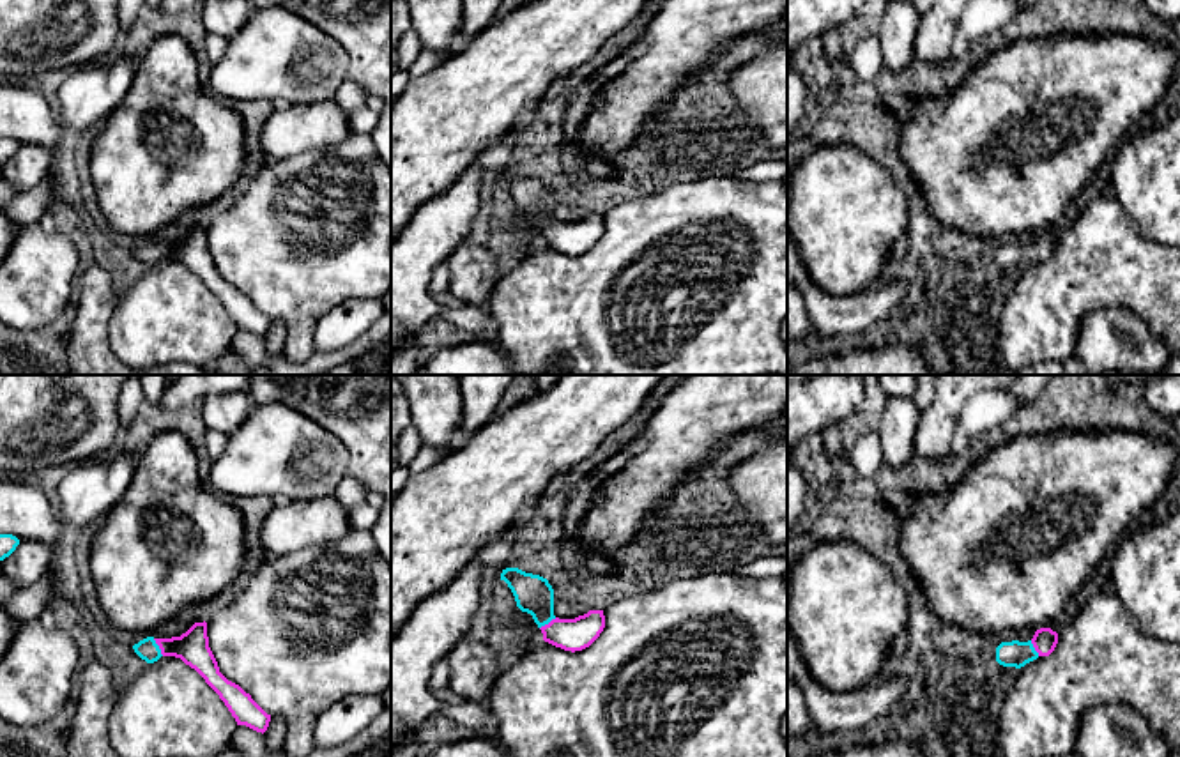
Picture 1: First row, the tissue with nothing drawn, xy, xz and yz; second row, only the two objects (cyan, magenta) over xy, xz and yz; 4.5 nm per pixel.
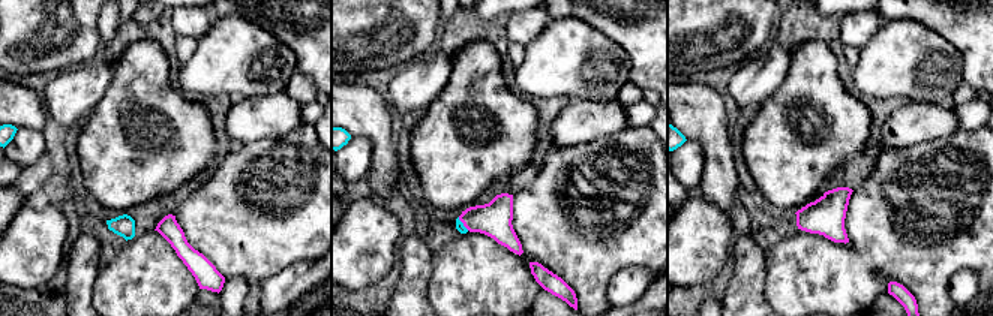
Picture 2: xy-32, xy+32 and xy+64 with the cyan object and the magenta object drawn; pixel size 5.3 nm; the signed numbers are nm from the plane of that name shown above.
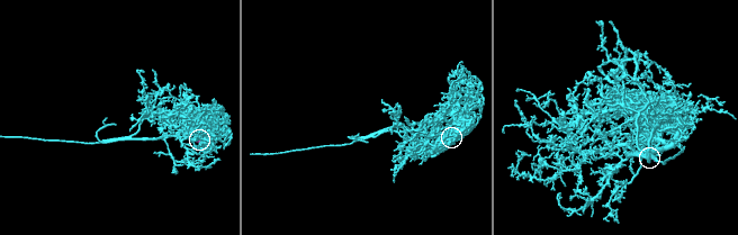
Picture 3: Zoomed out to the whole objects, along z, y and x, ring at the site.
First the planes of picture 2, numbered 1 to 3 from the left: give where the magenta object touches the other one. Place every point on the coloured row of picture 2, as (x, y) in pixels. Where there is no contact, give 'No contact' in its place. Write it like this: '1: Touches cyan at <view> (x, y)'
1: No contact
2: Touches cyan at xy+32 (462, 223)
3: No contact

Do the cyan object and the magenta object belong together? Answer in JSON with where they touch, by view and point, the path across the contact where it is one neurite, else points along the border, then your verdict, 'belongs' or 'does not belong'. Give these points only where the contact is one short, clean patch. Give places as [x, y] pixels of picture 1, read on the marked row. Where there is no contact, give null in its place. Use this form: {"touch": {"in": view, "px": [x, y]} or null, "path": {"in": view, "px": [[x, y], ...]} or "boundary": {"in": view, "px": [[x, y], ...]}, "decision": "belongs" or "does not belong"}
{"touch": {"in": "xy", "px": [158, 648]}, "path": {"in": "xy", "px": [[147, 649], [158, 648], [191, 648]]}, "decision": "belongs"}

